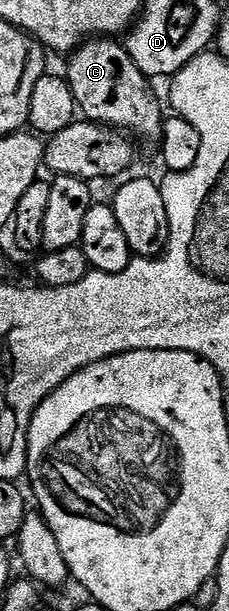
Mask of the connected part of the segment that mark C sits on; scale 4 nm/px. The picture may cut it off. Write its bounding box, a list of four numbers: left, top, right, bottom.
[68,36,163,139]

